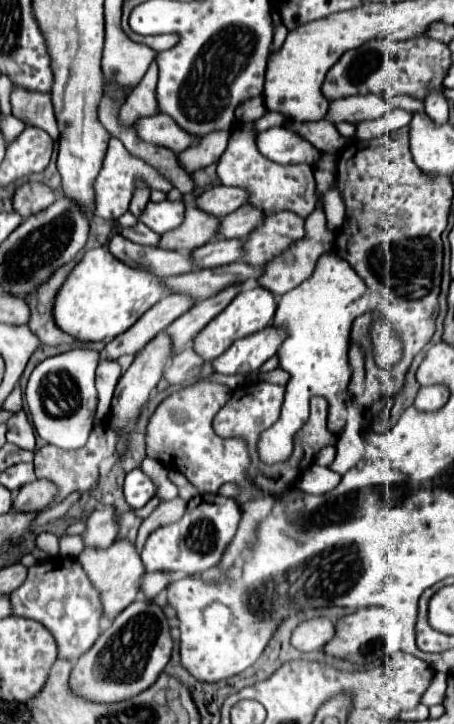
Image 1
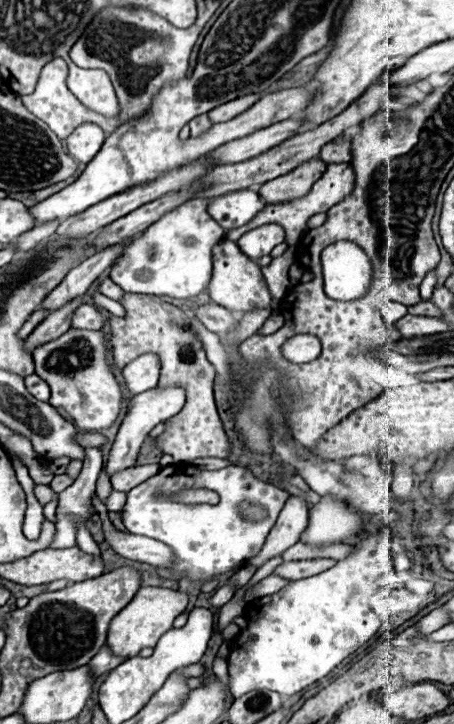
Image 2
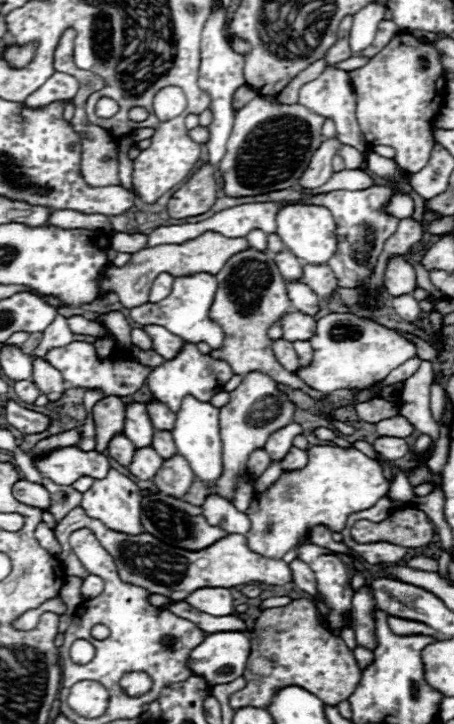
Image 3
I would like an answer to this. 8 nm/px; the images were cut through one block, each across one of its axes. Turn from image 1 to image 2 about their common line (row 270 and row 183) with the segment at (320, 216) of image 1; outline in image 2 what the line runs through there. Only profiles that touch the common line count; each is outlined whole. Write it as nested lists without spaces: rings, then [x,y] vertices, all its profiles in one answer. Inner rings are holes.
[[[320,158],[308,160],[300,164],[300,168],[294,168],[292,172],[278,176],[276,180],[268,180],[268,184],[262,184],[260,196],[268,204],[278,204],[278,202],[300,198],[308,194],[314,180],[318,180],[324,174],[324,170],[326,170],[326,164]]]

